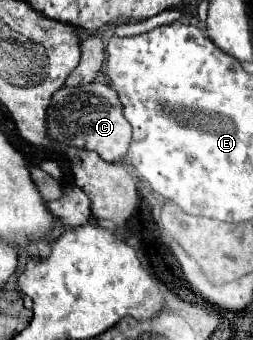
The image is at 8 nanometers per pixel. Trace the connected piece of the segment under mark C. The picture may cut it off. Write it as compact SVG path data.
M91 82L87 86L69 88L63 86L53 94L53 104L47 112L49 134L67 146L79 146L85 150L95 150L107 162L119 162L127 156L127 148L131 142L131 126L123 116L121 102L117 92L101 82Z

